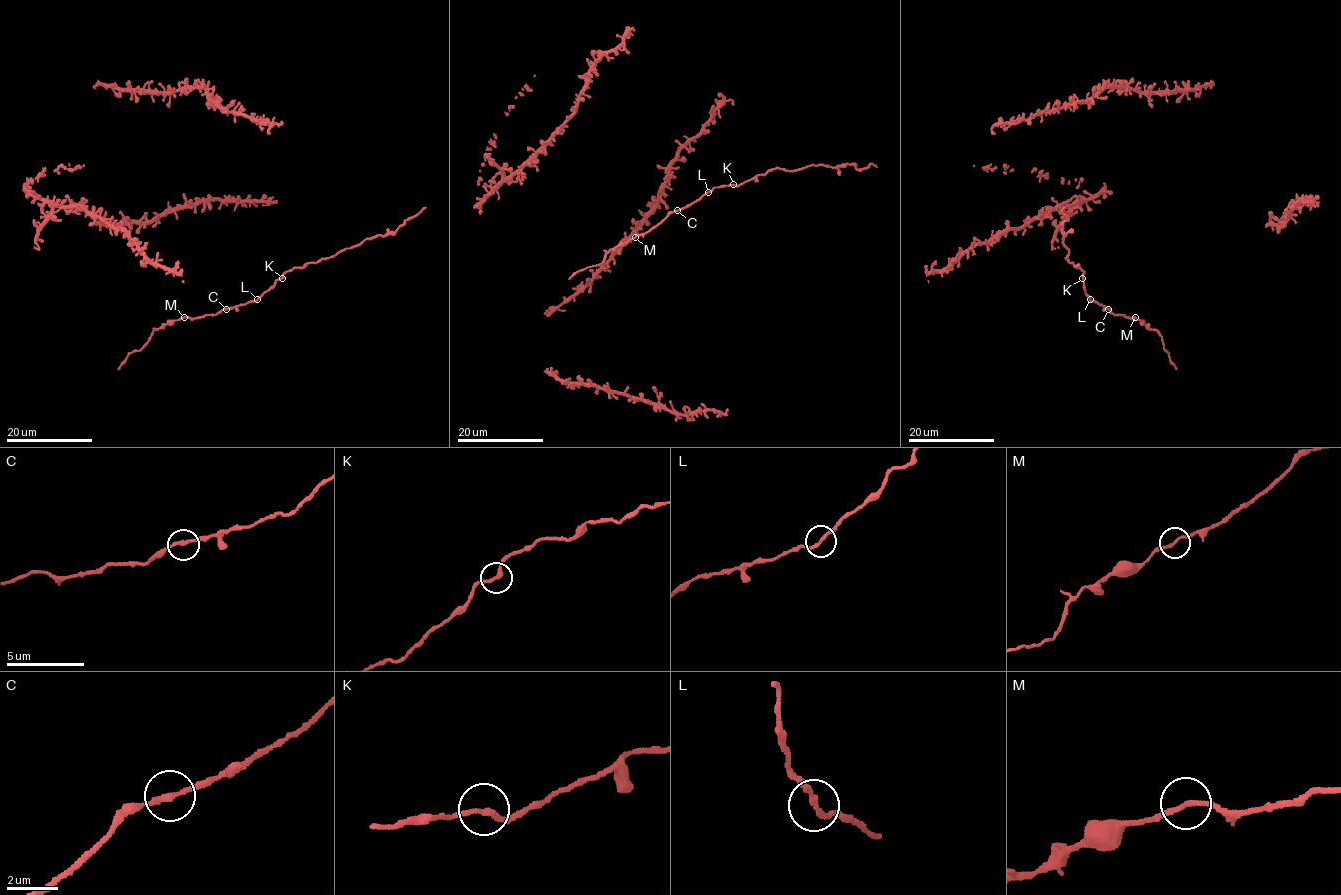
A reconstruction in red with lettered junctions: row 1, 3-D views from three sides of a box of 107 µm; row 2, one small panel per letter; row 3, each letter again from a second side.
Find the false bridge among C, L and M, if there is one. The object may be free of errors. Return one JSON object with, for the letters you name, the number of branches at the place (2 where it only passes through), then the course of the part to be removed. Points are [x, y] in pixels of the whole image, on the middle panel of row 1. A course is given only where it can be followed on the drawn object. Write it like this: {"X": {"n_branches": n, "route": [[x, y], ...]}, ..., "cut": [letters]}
{"cut": []}

